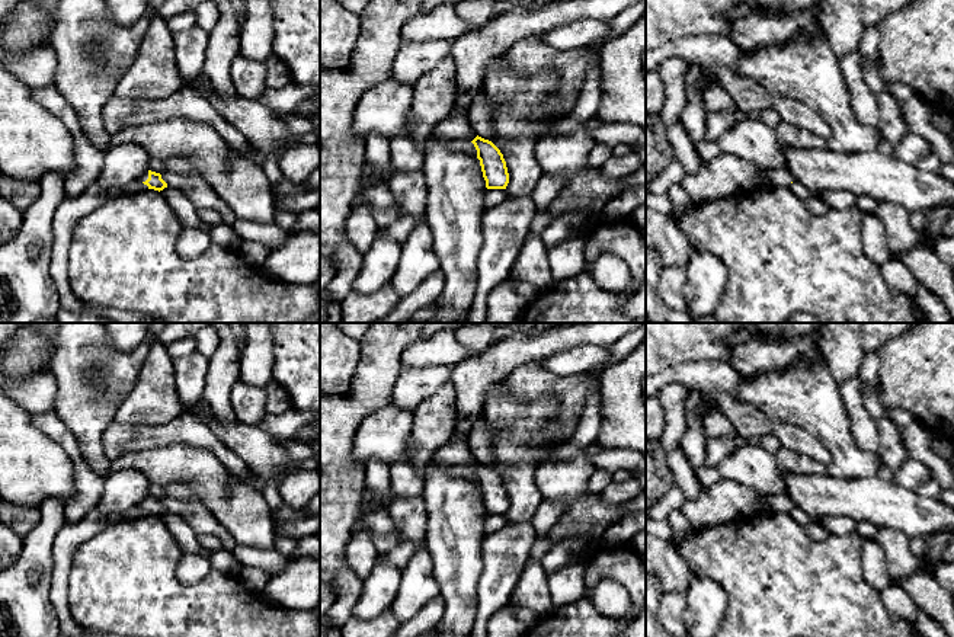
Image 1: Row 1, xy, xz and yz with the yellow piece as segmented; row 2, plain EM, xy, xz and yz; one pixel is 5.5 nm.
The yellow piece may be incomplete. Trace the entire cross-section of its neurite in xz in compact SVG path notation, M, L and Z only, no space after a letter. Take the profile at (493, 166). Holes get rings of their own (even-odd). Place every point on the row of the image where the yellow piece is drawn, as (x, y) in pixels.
M558 0L532 10L525 6L500 7L480 29L449 44L449 54L457 65L455 112L435 127L435 135L471 141L477 150L486 188L506 189L509 173L503 154L492 141L478 137L468 121L468 109L481 93L487 63L499 58L525 36L541 35L582 19L609 22L638 1L643 0Z

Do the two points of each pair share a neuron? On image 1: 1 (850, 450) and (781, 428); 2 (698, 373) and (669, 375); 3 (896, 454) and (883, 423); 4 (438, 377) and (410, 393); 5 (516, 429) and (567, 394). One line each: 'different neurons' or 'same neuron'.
1: different neurons
2: same neuron
3: same neuron
4: same neuron
5: different neurons

